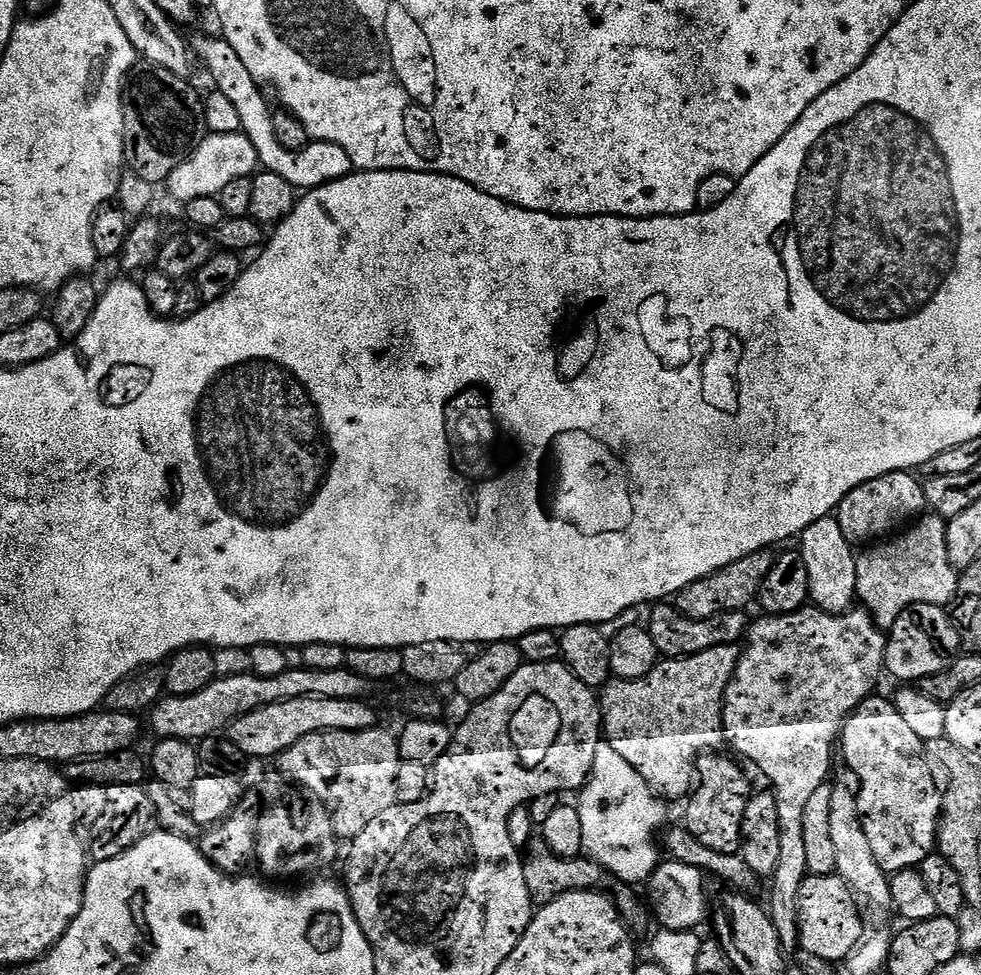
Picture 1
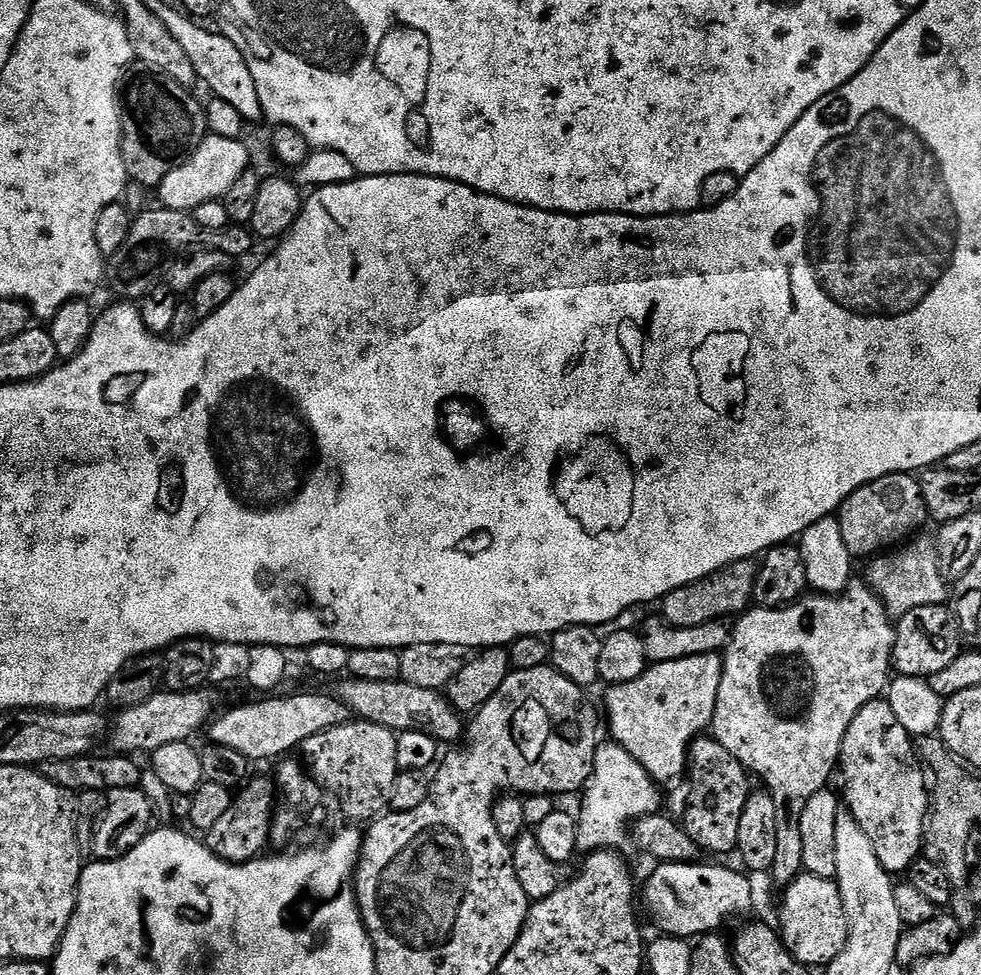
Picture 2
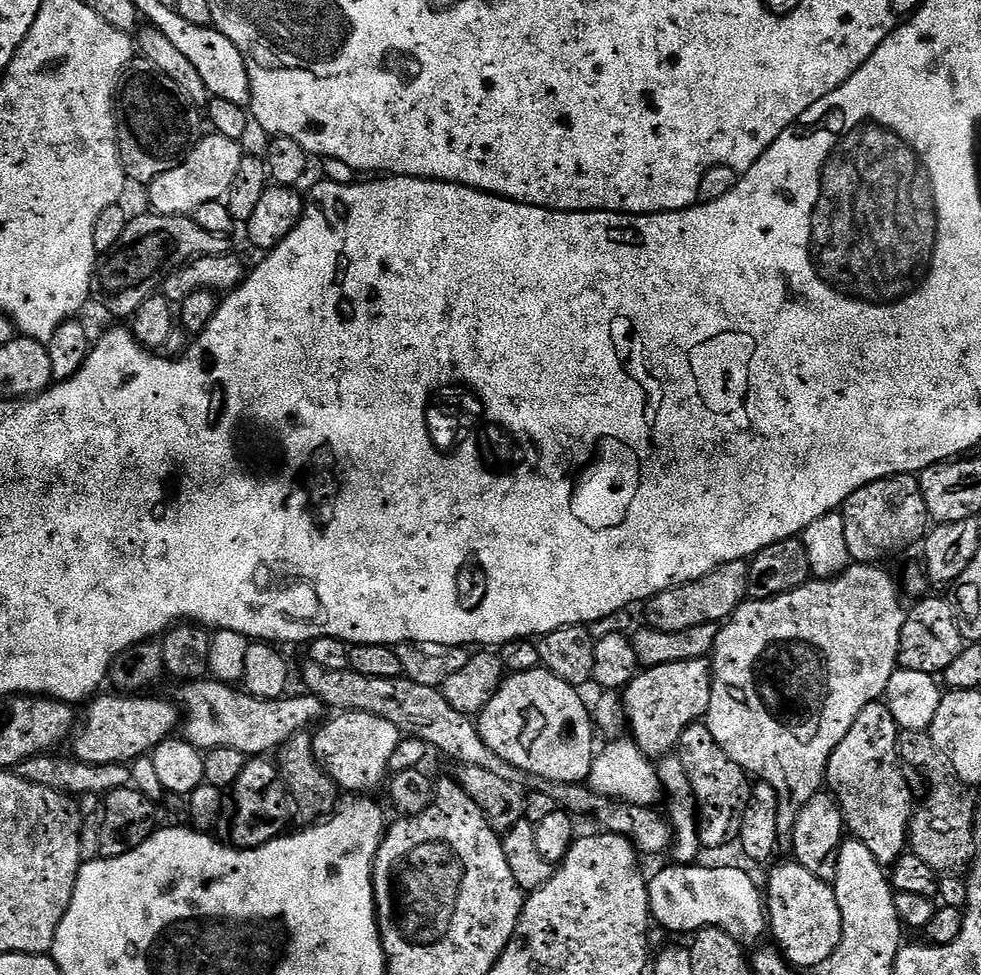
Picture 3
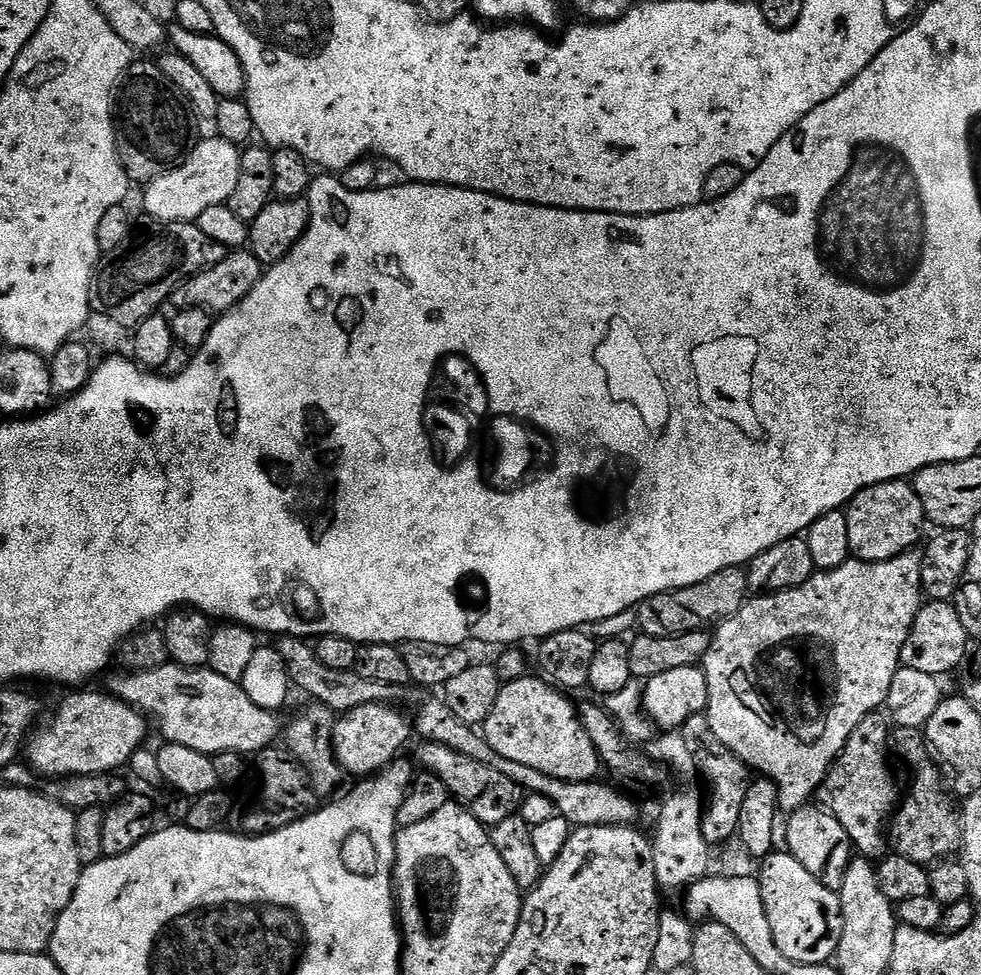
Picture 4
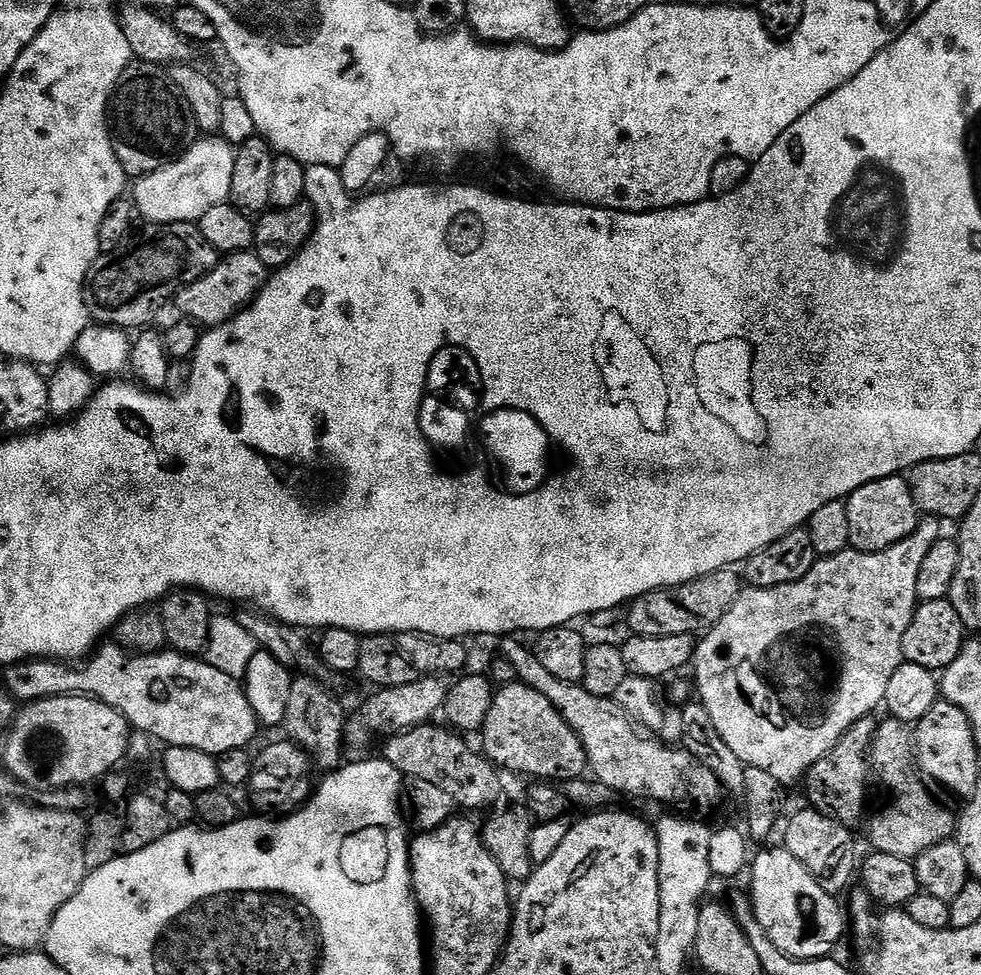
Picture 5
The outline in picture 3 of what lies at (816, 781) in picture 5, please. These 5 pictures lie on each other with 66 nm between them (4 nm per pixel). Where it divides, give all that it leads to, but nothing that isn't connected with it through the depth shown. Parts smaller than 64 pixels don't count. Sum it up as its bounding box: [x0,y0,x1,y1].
[826,703,914,866]

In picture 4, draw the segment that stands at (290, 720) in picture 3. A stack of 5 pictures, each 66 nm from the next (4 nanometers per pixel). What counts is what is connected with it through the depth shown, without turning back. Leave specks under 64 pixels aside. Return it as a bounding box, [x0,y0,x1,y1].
[111,662,282,757]

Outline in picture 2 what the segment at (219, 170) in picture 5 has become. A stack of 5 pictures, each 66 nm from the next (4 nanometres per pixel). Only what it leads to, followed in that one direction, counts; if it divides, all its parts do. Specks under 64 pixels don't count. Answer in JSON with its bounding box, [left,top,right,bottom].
[158,134,249,212]

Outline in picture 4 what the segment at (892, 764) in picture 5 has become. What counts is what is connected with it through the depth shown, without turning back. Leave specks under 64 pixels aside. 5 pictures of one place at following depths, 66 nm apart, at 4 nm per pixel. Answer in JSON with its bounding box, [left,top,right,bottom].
[890,727,962,866]

